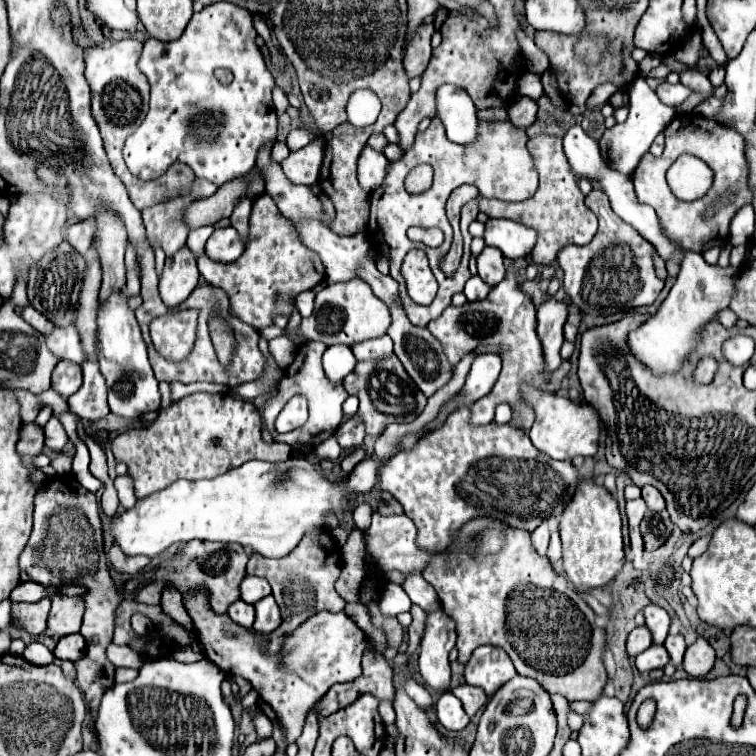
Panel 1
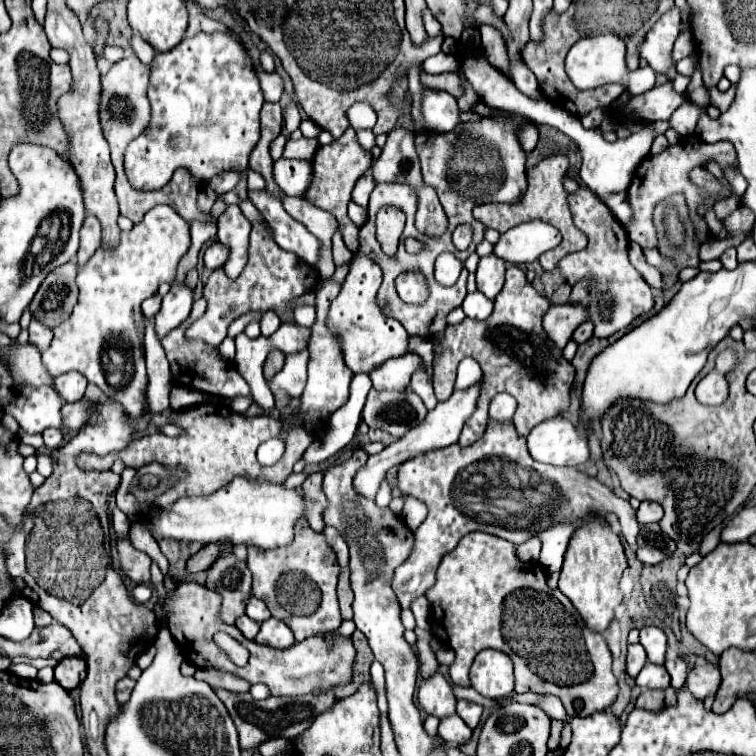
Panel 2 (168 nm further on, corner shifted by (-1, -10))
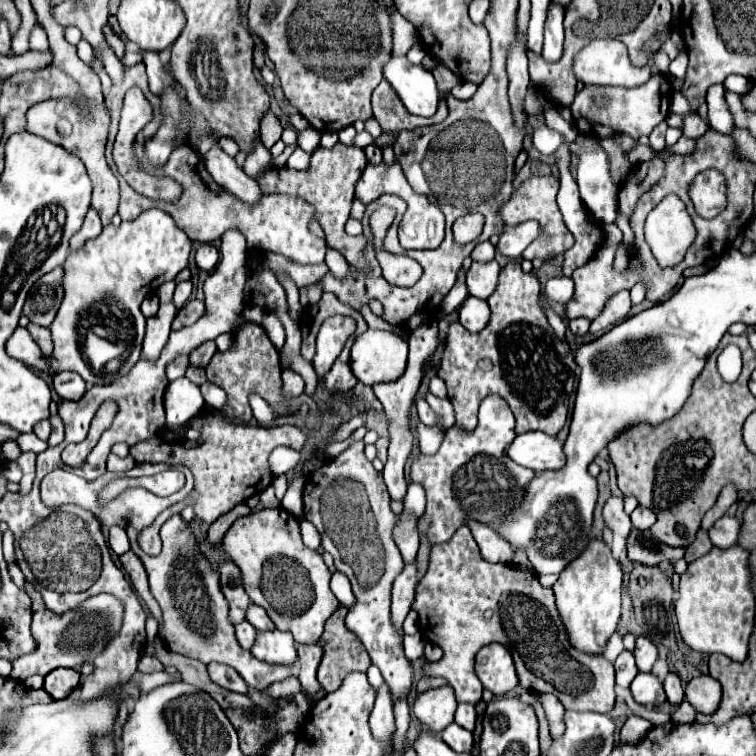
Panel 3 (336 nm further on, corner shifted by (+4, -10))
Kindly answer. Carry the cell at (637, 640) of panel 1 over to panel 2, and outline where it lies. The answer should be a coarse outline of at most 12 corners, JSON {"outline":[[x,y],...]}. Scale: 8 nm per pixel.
{"outline":[[629,645],[627,673],[637,677],[647,663],[643,645]]}

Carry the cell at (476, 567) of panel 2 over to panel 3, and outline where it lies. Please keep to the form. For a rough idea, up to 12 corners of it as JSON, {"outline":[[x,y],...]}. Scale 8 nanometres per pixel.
{"outline":[[466,525],[432,547],[412,609],[424,675],[458,703],[498,641],[520,685],[610,713],[614,665],[566,639],[536,573],[488,563]]}

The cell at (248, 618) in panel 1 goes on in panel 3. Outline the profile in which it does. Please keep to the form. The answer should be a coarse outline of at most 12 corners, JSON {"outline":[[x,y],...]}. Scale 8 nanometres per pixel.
{"outline":[[248,621],[236,625],[238,643],[250,651],[256,629]]}

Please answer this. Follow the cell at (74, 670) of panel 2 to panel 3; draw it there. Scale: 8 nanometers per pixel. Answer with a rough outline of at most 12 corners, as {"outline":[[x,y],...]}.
{"outline":[[54,669],[44,679],[52,699],[64,699],[78,687],[80,673]]}

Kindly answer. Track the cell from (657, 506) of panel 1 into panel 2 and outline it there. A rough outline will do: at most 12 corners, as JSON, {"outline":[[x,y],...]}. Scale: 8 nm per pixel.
{"outline":[[643,501],[637,509],[639,523],[655,523],[663,517],[663,507]]}

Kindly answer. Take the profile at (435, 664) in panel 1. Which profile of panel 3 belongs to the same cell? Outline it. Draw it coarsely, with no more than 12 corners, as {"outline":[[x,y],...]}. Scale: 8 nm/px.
{"outline":[[452,687],[424,691],[414,715],[440,735],[454,723]]}

